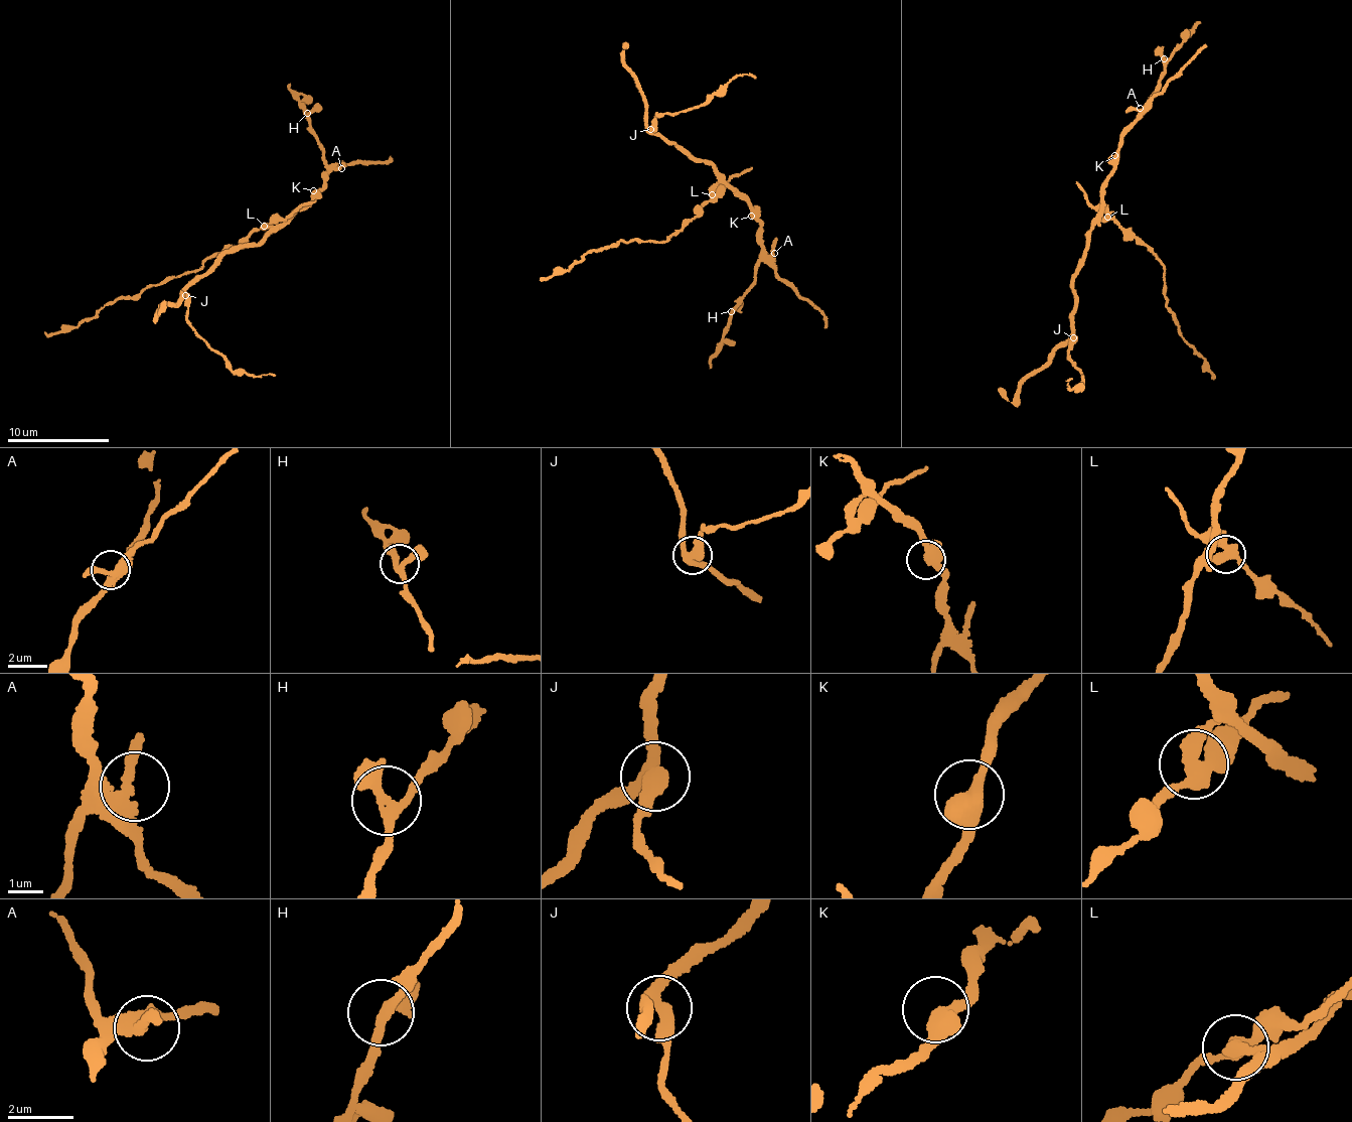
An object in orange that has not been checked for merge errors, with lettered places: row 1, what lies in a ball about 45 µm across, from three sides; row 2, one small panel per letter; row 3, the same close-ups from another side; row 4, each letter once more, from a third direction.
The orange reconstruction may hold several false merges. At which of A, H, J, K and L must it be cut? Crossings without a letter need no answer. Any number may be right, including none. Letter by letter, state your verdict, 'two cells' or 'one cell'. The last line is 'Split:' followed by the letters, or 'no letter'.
A: one cell
H: one cell
J: two cells
K: one cell
L: two cells
Split: J, L

